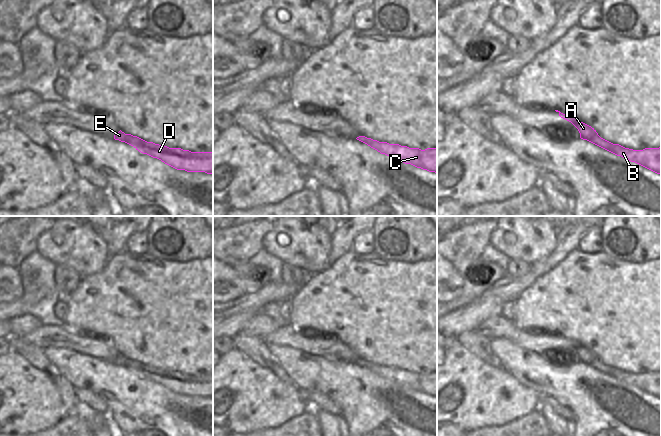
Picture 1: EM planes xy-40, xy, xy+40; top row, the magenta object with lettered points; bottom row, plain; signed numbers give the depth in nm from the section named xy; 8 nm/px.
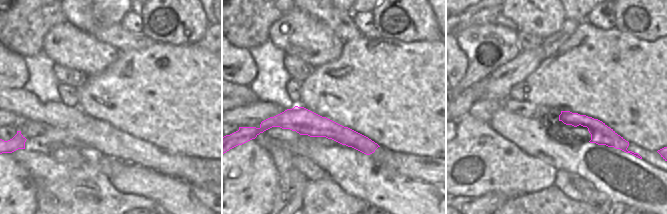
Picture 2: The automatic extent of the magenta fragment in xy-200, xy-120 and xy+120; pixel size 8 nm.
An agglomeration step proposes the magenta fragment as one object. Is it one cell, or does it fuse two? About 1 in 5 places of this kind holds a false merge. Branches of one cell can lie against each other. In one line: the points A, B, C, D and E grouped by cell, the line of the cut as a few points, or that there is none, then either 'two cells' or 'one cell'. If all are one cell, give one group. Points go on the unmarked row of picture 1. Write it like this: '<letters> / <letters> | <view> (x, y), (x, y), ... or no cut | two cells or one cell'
A B C D E | no cut | one cell

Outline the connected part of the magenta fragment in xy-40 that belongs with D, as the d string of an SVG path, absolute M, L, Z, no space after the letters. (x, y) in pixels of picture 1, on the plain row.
M121 354L114 359L114 363L125 366L139 376L157 382L177 394L213 398L213 376L191 376L181 372L169 372L125 358Z

